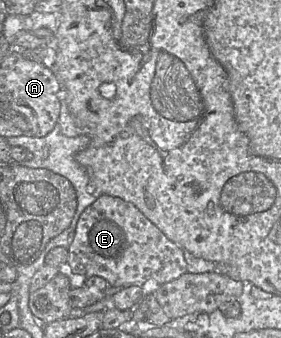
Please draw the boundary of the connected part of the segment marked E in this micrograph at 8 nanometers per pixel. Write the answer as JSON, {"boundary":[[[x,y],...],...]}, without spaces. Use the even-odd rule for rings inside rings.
{"boundary":[[[105,194],[99,195],[96,200],[87,208],[85,208],[85,210],[79,216],[75,228],[74,237],[68,247],[67,264],[70,266],[74,274],[79,274],[86,278],[91,276],[102,277],[107,281],[108,285],[112,287],[128,287],[133,285],[142,287],[143,284],[148,280],[154,280],[158,284],[162,285],[178,278],[179,276],[187,272],[186,259],[182,248],[169,240],[165,236],[165,234],[160,229],[158,229],[148,218],[146,218],[132,203],[127,202],[121,198]]]}

